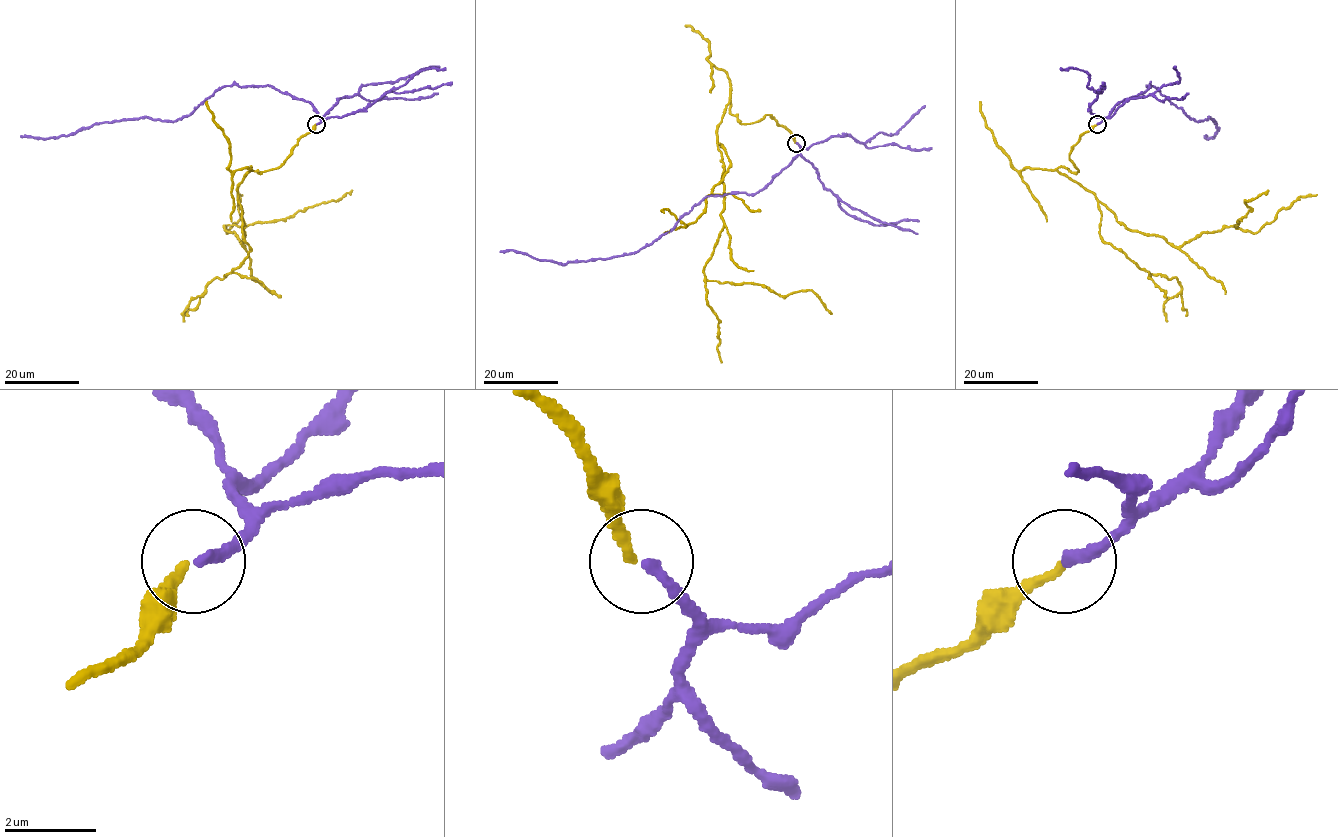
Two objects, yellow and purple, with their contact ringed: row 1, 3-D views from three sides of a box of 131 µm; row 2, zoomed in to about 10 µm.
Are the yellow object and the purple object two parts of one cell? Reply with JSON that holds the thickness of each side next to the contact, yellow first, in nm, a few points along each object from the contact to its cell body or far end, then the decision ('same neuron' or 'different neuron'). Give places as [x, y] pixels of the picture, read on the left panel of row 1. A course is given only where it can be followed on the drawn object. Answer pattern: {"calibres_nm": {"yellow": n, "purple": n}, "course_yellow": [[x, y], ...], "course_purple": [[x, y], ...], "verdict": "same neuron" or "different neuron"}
{"calibres_nm": {"yellow": 190, "purple": 220}, "course_yellow": [[316, 124], [277, 167], [256, 172], [251, 167], [238, 186], [244, 246], [224, 229], [284, 220], [352, 190]], "course_purple": [[317, 124], [320, 118], [310, 103], [275, 88], [225, 85], [174, 121], [120, 119], [67, 135], [20, 135]], "verdict": "same neuron"}

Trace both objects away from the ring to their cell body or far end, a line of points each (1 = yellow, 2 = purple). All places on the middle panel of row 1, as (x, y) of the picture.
1: (795, 143), (770, 115), (741, 123), (727, 105), (724, 227), (704, 274), (811, 290), (832, 314)
2: (796, 143), (795, 157), (763, 188), (705, 196), (633, 253), (559, 264), (500, 251)

